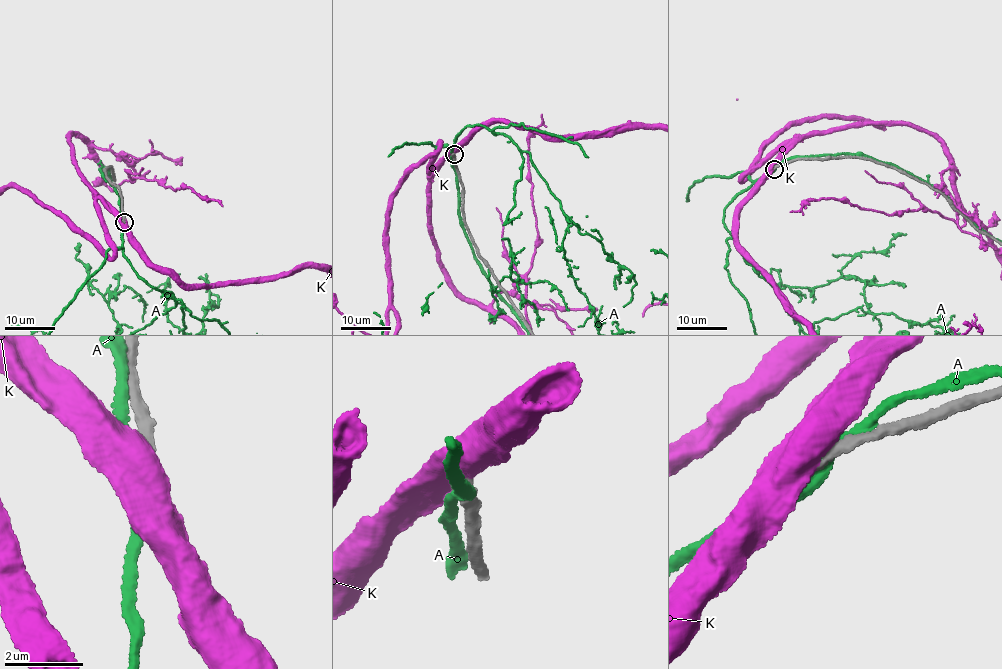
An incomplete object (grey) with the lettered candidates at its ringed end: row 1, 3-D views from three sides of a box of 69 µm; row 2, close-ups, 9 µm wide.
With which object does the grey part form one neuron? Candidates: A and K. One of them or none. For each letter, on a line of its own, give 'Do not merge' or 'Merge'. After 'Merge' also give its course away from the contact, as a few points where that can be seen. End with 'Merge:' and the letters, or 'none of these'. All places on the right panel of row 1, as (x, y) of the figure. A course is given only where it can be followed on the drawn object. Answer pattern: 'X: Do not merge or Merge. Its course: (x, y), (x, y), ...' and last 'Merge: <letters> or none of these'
A: Do not merge
K: Do not merge
Merge: none of these

